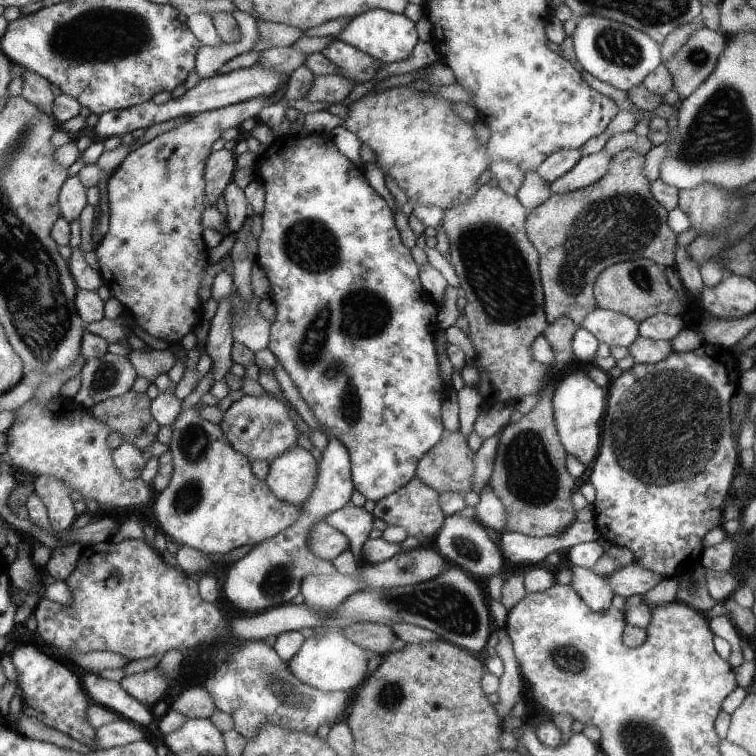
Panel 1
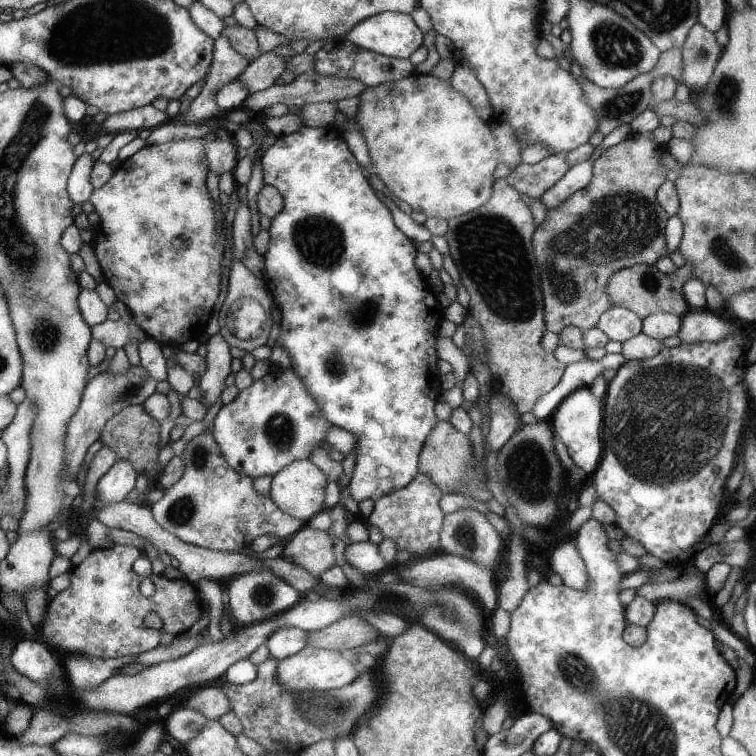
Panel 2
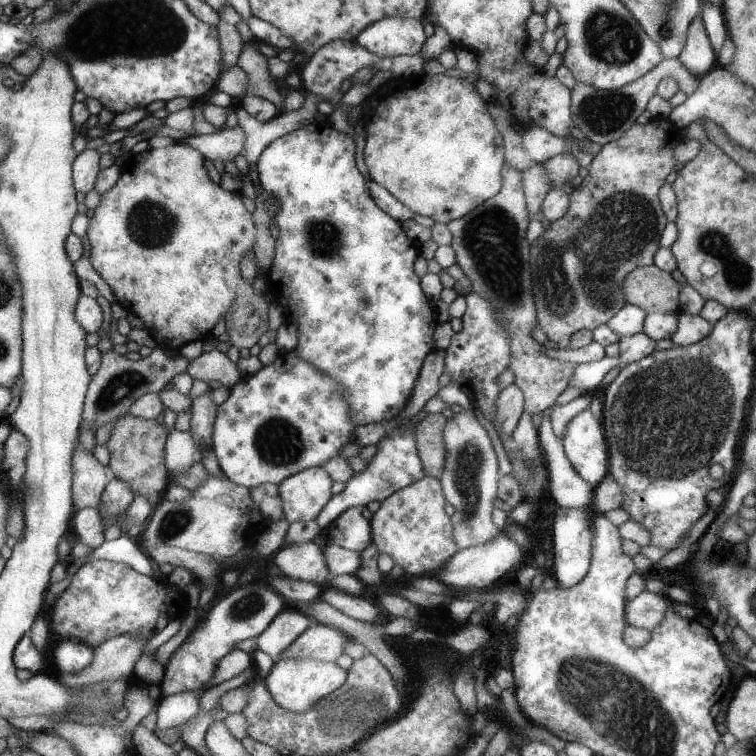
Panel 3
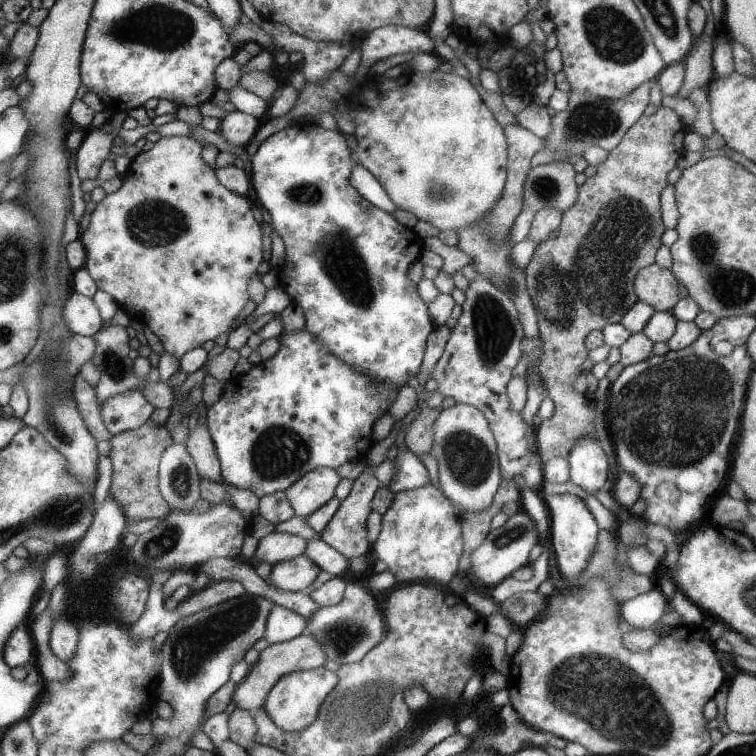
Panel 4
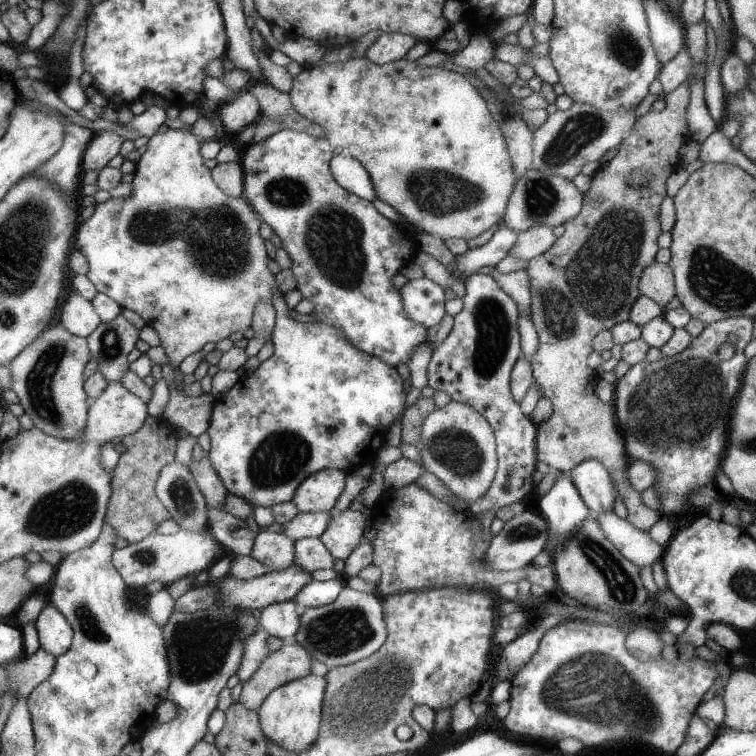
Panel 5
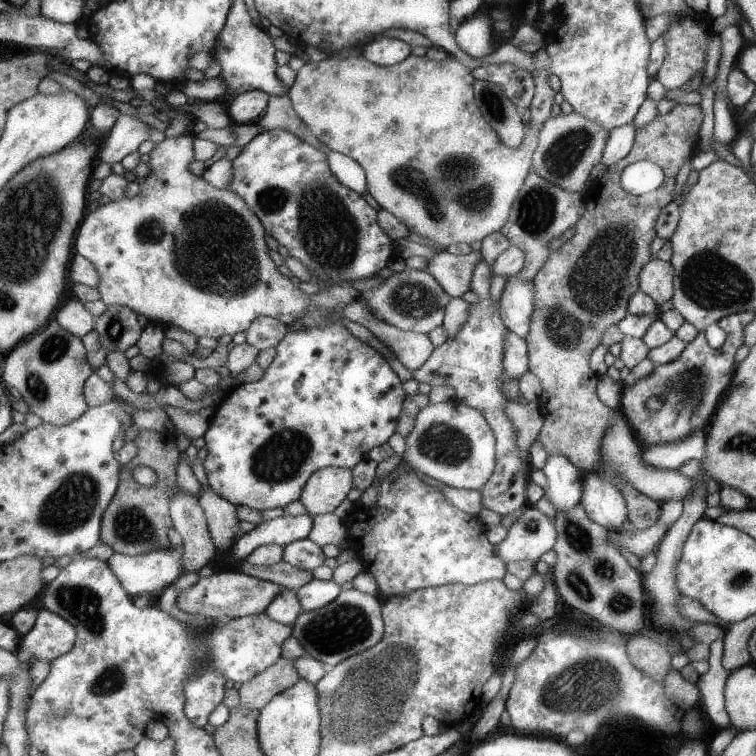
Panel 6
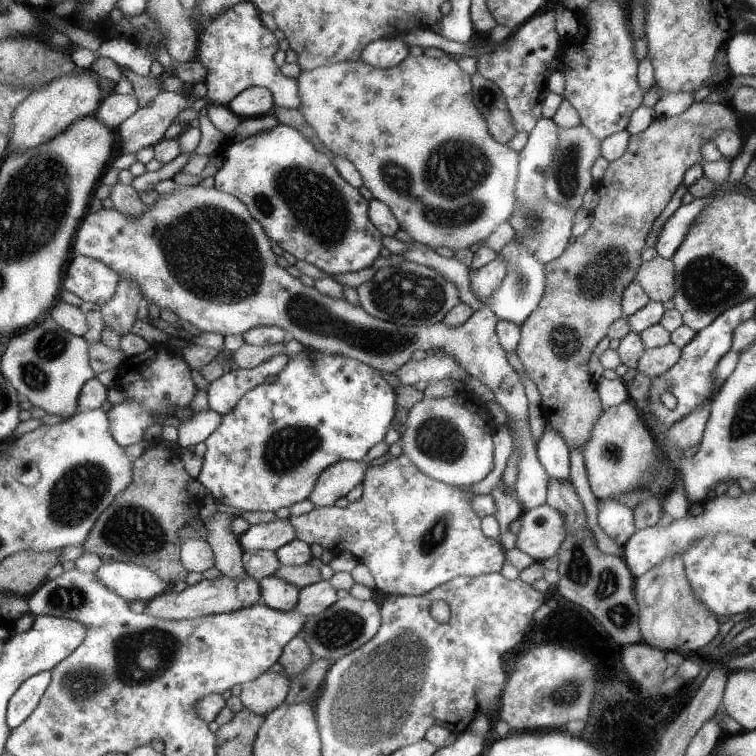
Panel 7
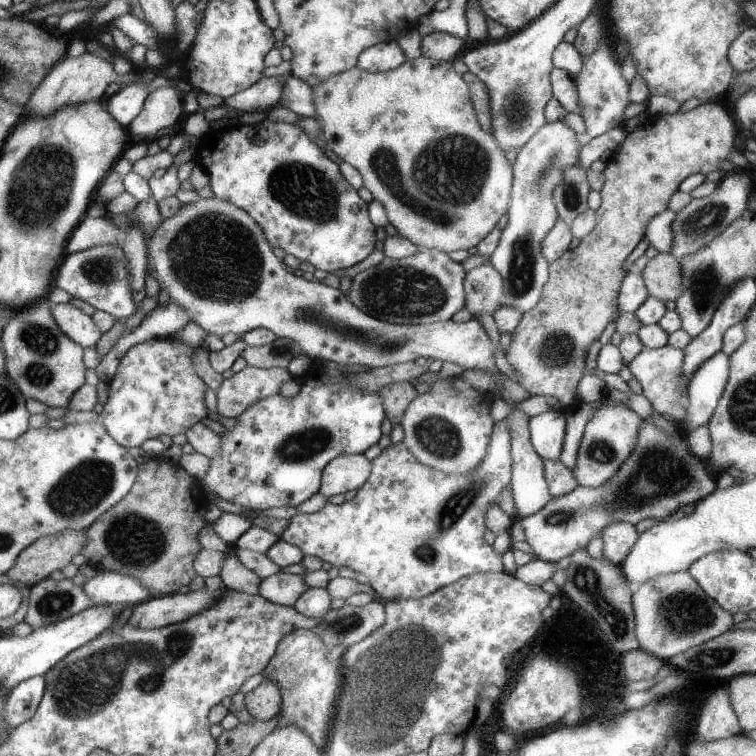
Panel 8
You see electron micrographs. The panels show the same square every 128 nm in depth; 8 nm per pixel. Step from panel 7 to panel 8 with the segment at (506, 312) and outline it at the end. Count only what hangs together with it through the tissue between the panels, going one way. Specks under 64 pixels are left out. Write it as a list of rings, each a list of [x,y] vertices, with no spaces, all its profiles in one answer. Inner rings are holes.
[[[555,121],[539,127],[516,152],[506,208],[507,222],[500,230],[497,246],[488,258],[490,265],[502,278],[500,305],[516,308],[523,314],[539,300],[540,290],[548,277],[548,262],[541,254],[540,240],[558,217],[552,190],[560,183],[563,169],[576,162],[581,142],[571,127],[563,121]]]

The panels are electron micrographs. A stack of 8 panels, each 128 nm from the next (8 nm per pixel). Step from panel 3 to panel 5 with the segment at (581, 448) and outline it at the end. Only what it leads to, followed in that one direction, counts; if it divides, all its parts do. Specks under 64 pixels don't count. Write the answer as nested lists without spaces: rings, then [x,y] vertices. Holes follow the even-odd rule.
[[[585,459],[576,464],[567,474],[571,477],[583,504],[590,515],[597,517],[611,513],[615,502],[616,488],[609,472],[601,461]]]

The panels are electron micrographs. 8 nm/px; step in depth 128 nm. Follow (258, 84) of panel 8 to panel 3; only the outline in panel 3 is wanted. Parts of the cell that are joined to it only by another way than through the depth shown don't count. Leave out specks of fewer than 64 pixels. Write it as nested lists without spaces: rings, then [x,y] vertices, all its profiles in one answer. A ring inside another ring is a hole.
[[[237,125],[235,128],[222,128],[214,134],[192,135],[184,138],[184,144],[197,149],[204,158],[213,162],[219,160],[222,164],[233,160],[242,151],[245,136],[243,130]]]

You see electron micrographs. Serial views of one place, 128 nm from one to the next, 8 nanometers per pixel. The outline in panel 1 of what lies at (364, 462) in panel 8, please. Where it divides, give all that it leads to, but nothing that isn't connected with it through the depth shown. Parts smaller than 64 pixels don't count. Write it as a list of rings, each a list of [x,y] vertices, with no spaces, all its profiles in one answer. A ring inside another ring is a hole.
[[[295,445],[269,462],[268,469],[264,480],[271,492],[279,500],[301,508],[301,504],[306,503],[311,491],[314,491],[318,476],[318,467],[312,454]]]

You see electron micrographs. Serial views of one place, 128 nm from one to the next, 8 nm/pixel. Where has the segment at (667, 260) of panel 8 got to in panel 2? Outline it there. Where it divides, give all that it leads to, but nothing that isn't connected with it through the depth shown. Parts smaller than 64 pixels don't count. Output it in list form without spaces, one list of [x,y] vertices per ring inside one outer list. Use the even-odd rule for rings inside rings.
[[[633,264],[631,267],[624,267],[615,272],[610,277],[606,292],[610,297],[611,307],[627,308],[641,320],[657,312],[682,317],[690,309],[682,294],[683,284],[686,284],[689,278],[692,278],[690,265],[683,264],[681,268],[676,268],[673,274],[666,276],[656,270],[653,265]]]

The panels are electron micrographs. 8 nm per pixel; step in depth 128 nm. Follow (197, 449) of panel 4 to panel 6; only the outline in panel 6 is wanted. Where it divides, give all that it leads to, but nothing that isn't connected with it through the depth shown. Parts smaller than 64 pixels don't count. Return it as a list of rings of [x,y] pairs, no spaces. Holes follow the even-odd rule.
[[[200,486],[197,503],[203,510],[209,537],[213,547],[221,555],[227,555],[236,537],[235,508],[223,496],[219,496],[211,486]]]

